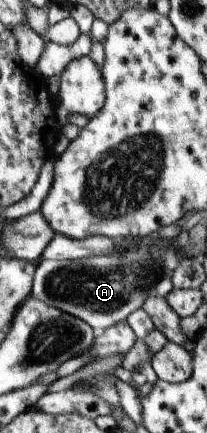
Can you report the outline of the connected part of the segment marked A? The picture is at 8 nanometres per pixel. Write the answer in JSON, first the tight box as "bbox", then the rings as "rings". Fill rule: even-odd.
{"bbox":[30,235,187,337],"rings":[[[157,235],[129,238],[131,245],[127,245],[121,255],[111,253],[83,259],[40,261],[30,296],[82,319],[92,327],[94,337],[99,337],[108,327],[126,321],[150,297],[166,297],[172,290],[173,271],[187,255],[183,251],[184,242],[175,245],[171,240]]]}

